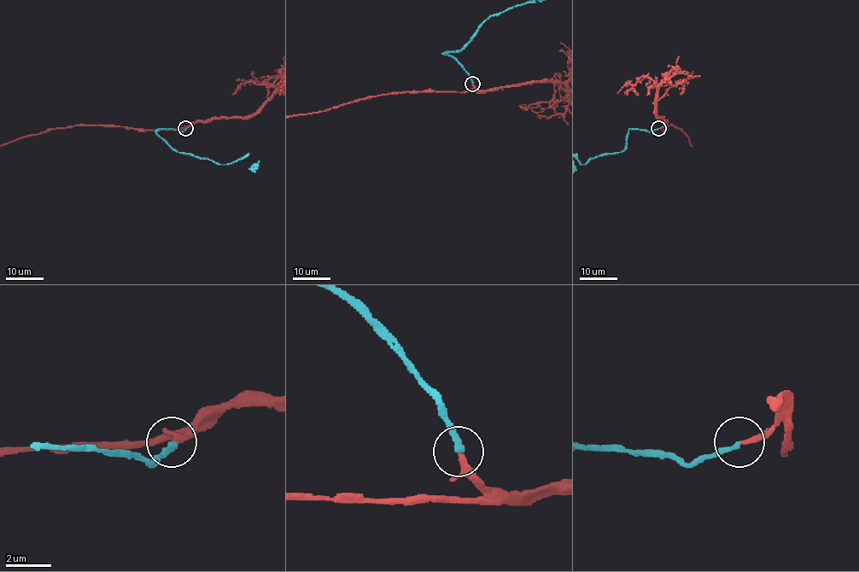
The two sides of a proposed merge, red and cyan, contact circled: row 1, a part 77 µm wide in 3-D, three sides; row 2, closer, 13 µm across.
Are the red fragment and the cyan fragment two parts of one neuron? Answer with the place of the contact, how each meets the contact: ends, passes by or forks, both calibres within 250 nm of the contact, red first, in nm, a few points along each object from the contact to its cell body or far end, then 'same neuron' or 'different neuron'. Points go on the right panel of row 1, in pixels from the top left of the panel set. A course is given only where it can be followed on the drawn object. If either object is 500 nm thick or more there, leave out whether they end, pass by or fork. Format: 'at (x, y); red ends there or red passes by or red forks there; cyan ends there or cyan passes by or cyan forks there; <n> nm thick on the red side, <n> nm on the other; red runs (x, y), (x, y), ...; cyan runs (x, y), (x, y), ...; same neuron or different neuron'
at (658, 128); red passes by; cyan ends there; 150 nm thick on the red side, 260 nm on the other; cyan runs (658, 128), (650, 132), (629, 129), (624, 150), (604, 153), (585, 165), (575, 157); same neuron

